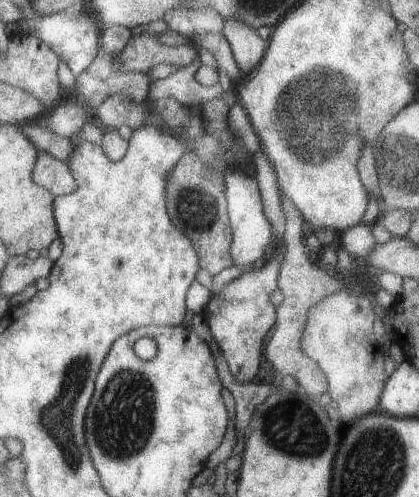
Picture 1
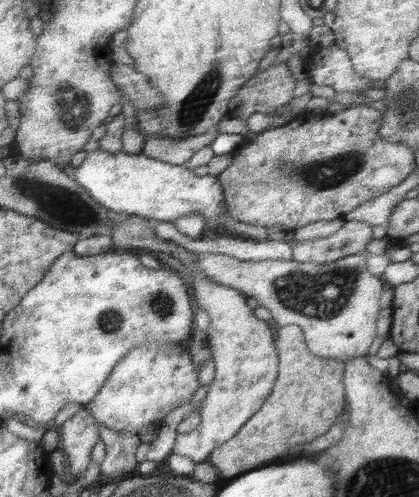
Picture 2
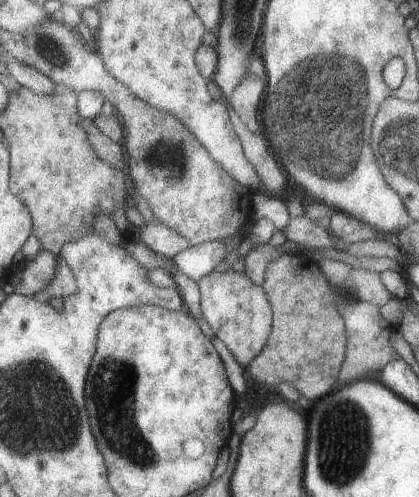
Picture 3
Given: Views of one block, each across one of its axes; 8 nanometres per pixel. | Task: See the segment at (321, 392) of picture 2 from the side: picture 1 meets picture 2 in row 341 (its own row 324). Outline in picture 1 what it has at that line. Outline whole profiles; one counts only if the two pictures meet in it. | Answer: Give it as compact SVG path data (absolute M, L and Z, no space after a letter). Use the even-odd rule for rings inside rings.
M281 190L279 194L281 198L281 210L283 210L283 218L285 218L285 234L283 234L283 252L281 252L281 262L279 262L279 274L277 274L277 290L283 294L283 302L275 308L275 328L271 330L267 344L265 344L265 358L271 362L271 366L283 376L291 376L301 390L311 396L311 398L319 398L321 394L327 392L327 378L321 372L321 368L309 360L299 346L301 340L301 332L305 328L305 318L307 318L307 308L311 304L315 304L317 300L321 300L323 296L337 292L343 284L339 284L333 276L329 268L317 268L311 260L309 260L309 252L305 246L305 236L311 230L309 224L303 220L303 216L299 214L299 210L295 208L293 200Z

